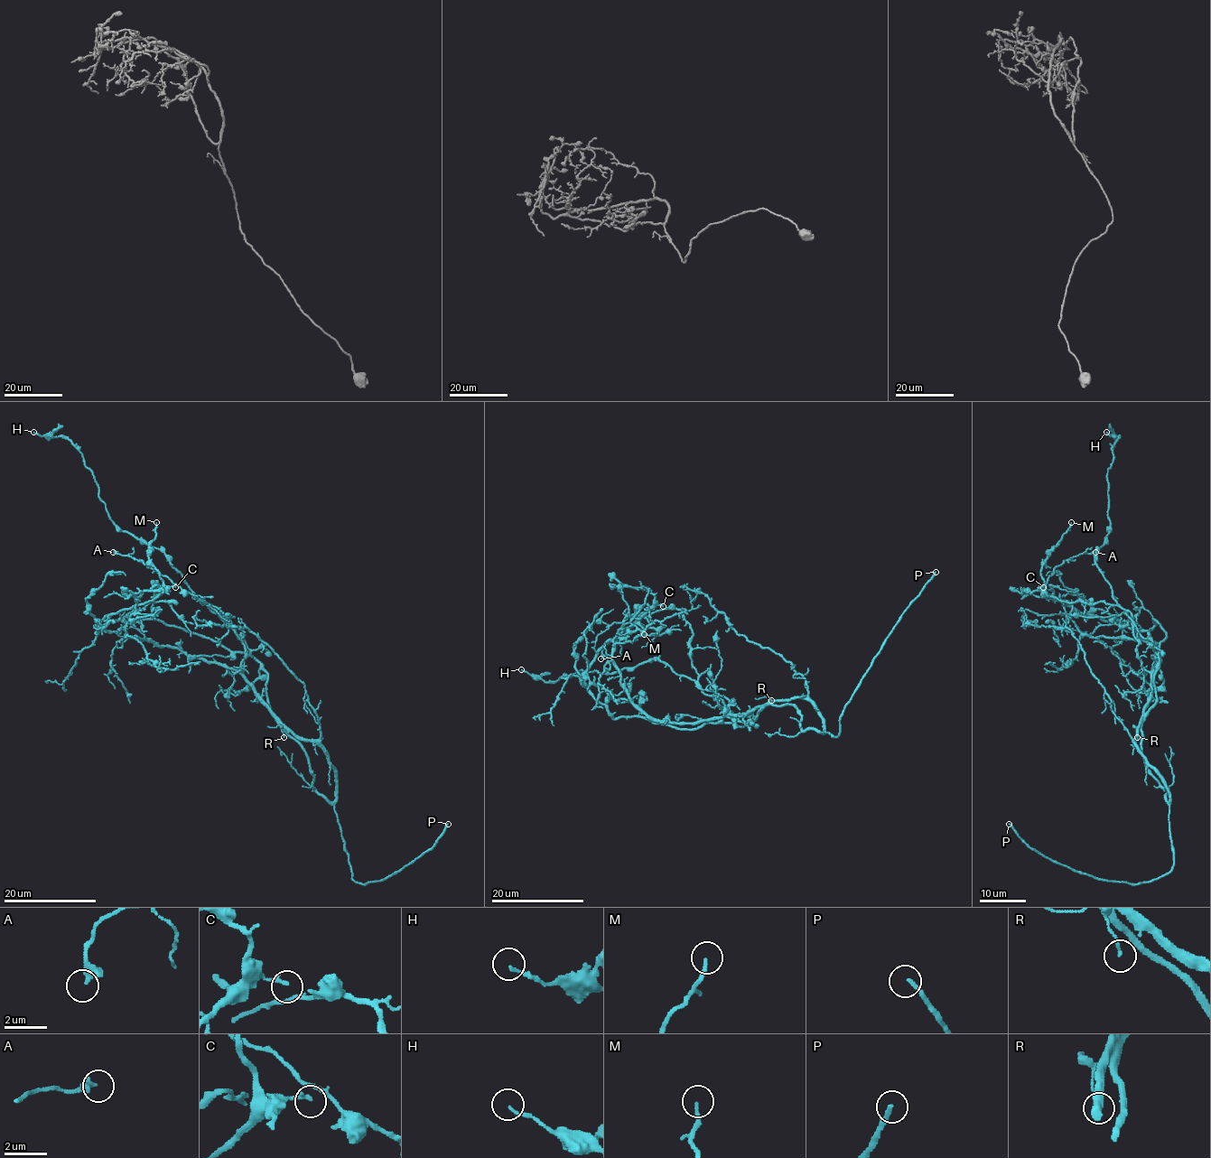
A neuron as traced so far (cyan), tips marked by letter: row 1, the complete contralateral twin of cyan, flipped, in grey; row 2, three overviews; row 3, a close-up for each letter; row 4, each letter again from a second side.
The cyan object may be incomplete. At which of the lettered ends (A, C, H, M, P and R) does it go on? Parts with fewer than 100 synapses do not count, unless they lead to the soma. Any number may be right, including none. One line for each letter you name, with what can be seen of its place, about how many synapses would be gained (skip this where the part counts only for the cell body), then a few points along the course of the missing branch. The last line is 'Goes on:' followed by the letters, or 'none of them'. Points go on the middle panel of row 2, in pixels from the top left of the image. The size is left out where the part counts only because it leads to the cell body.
P: place (936, 572)
Goes on: P

